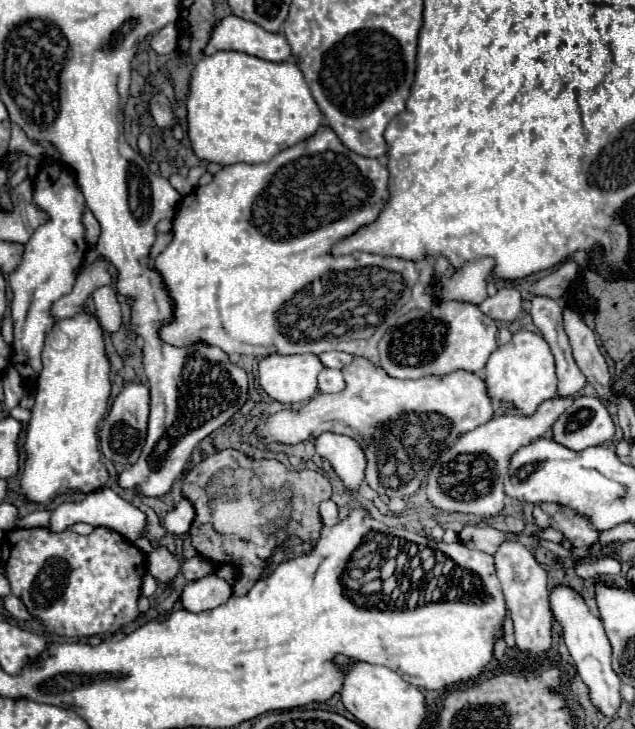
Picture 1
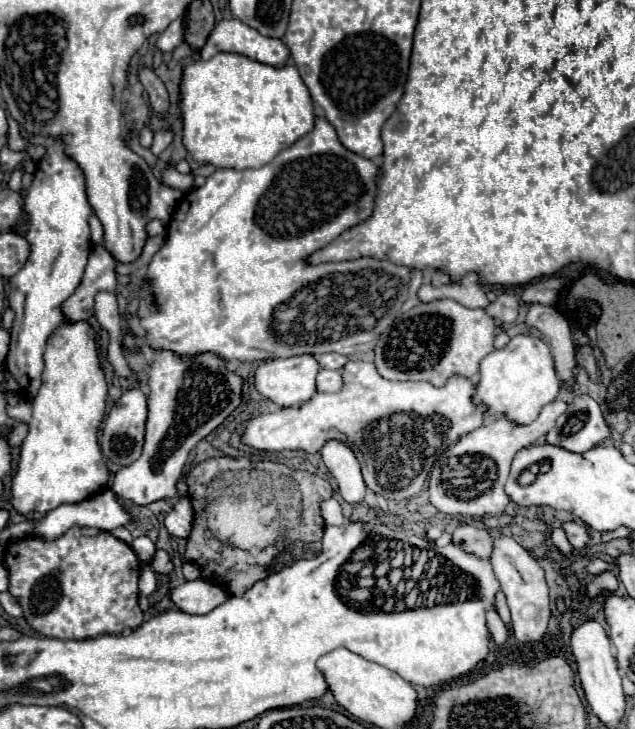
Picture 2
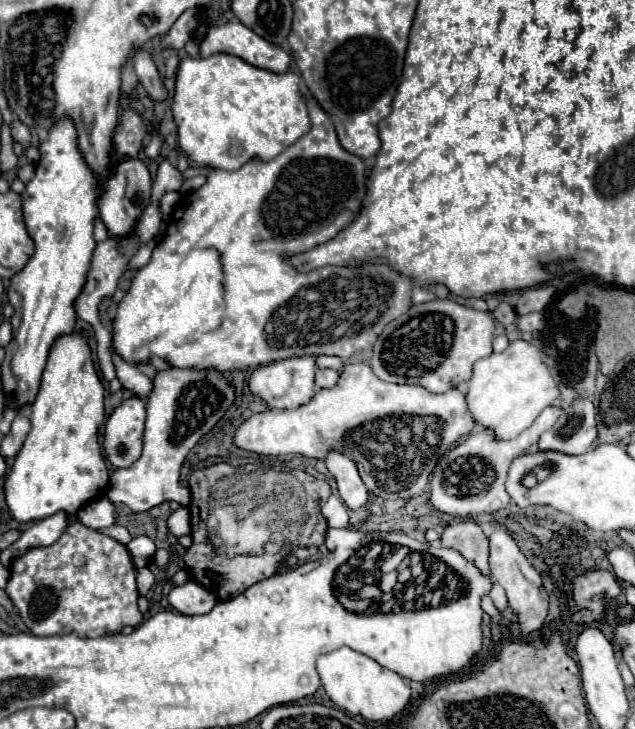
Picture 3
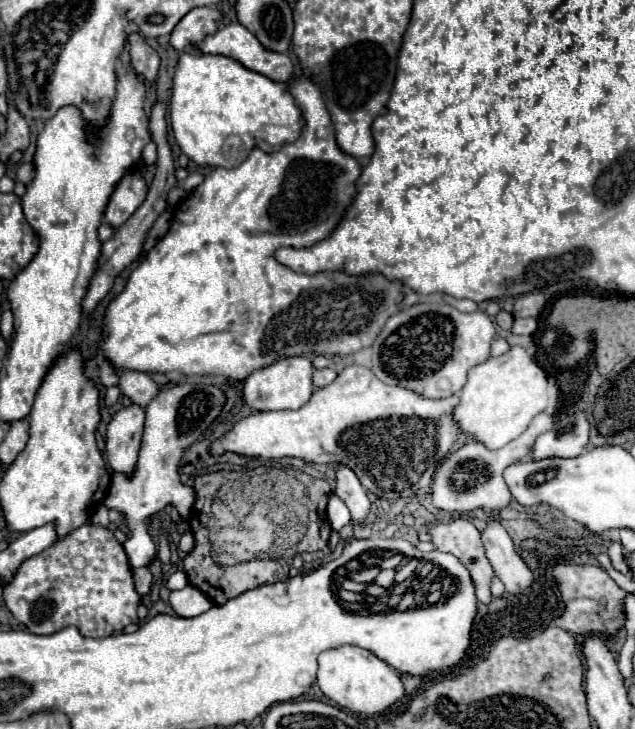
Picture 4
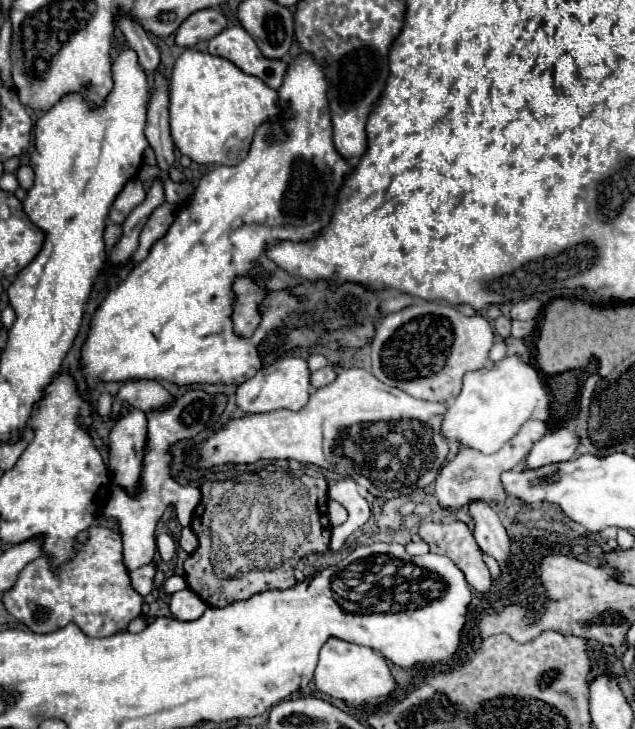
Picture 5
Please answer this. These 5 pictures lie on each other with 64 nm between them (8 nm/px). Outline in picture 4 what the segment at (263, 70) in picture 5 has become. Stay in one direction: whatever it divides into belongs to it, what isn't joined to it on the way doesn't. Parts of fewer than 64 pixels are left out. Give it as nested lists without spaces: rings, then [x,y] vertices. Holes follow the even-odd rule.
[[[228,24],[228,26],[222,26],[220,30],[216,30],[214,34],[208,34],[202,44],[200,44],[200,50],[204,54],[222,54],[222,56],[230,56],[234,60],[238,60],[240,64],[244,64],[246,68],[254,70],[254,72],[260,72],[272,80],[278,80],[278,82],[286,82],[292,78],[292,60],[288,58],[288,54],[282,54],[282,52],[272,52],[268,48],[264,48],[260,44],[260,40],[256,40],[256,36],[252,32],[248,32],[242,24]]]

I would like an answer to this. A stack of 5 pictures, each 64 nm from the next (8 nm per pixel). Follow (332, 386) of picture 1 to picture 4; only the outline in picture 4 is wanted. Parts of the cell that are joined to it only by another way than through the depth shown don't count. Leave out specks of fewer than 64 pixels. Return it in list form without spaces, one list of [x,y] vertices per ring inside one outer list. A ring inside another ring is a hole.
[[[332,368],[316,369],[316,372],[314,372],[314,386],[316,388],[328,386],[334,378],[336,378],[336,372]]]

